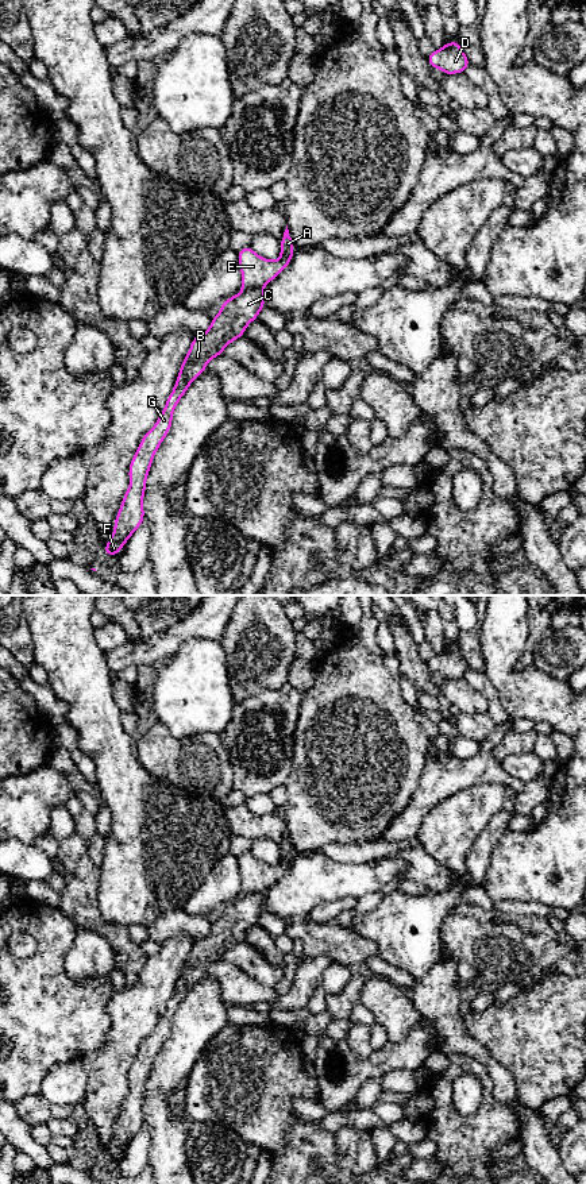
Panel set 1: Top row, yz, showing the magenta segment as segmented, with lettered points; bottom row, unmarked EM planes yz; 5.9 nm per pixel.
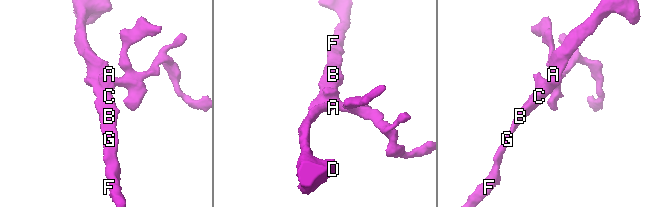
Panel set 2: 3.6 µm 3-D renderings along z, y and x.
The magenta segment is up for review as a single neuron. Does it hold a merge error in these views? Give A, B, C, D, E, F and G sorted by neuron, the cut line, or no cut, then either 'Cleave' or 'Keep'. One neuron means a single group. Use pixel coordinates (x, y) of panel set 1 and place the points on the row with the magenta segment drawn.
Groups: A B C D F G / E. Split along yz (261, 286), (245, 290). Cleave

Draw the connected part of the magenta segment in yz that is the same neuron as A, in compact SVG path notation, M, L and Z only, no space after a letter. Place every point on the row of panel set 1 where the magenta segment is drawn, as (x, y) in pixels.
M288 225L284 232L284 238L279 242L281 242L281 255L279 257L293 257L293 254L294 254L293 244L294 243L289 235Z

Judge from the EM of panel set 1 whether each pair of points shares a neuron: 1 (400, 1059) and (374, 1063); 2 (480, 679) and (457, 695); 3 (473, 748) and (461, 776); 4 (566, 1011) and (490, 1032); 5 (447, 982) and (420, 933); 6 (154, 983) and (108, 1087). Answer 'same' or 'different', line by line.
1: same
2: different
3: different
4: same
5: different
6: same

